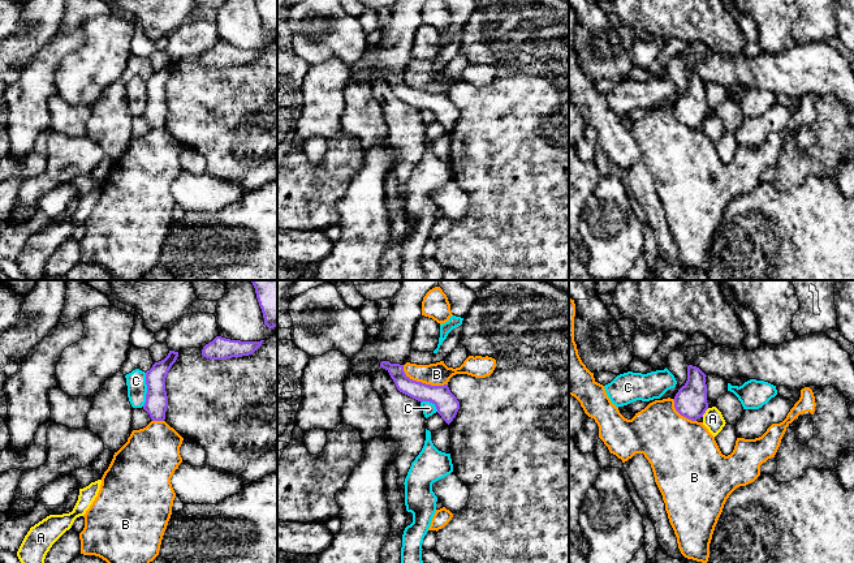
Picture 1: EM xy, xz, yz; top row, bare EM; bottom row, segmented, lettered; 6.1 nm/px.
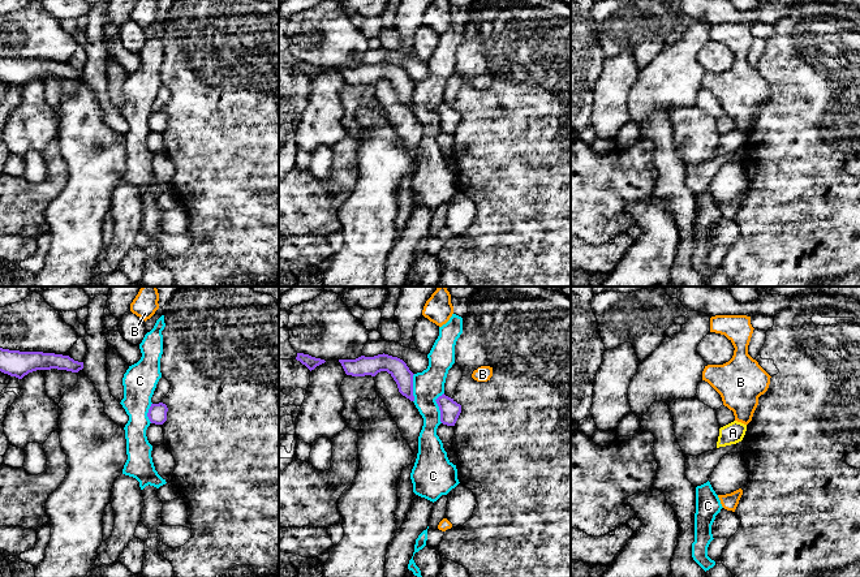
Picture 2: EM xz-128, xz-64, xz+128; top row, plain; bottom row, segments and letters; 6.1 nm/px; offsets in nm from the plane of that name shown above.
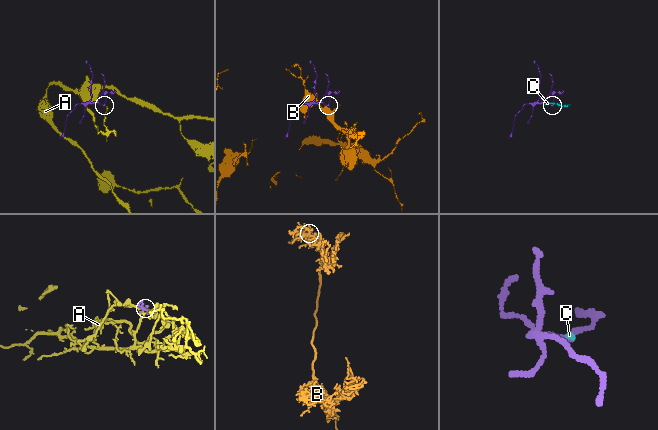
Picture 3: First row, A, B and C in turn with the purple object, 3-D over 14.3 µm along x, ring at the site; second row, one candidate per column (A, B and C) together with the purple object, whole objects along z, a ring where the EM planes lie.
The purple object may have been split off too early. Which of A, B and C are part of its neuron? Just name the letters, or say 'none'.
none

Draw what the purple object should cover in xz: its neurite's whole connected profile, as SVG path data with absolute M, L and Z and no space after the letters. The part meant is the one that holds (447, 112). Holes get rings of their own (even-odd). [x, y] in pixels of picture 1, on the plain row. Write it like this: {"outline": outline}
{"outline": "M381 69L380 76L385 77L393 87L397 98L418 109L432 111L441 126L449 133L460 117L460 109L450 100L448 93L431 94L410 87L404 73Z"}

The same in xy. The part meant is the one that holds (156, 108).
{"outline": "M169 59L164 68L155 70L152 76L146 79L147 102L143 117L150 123L152 129L165 128L168 115L165 86L177 65L178 60Z"}

